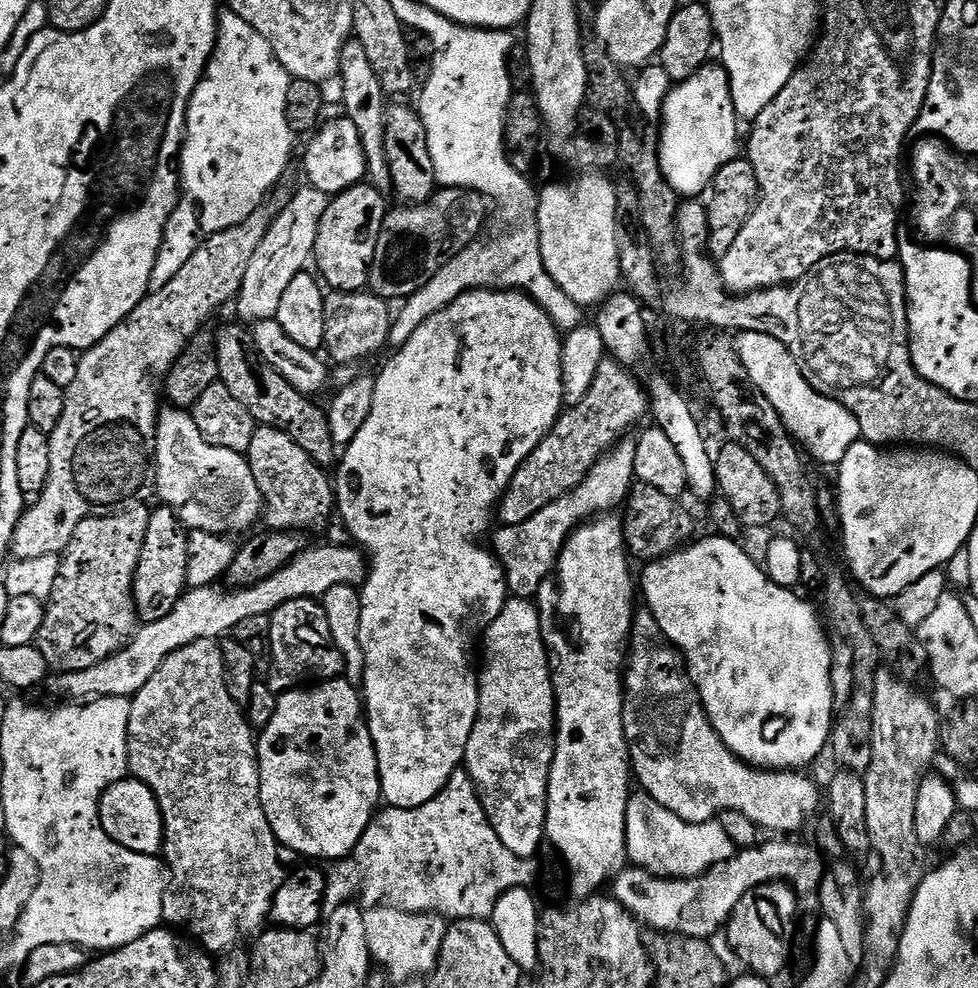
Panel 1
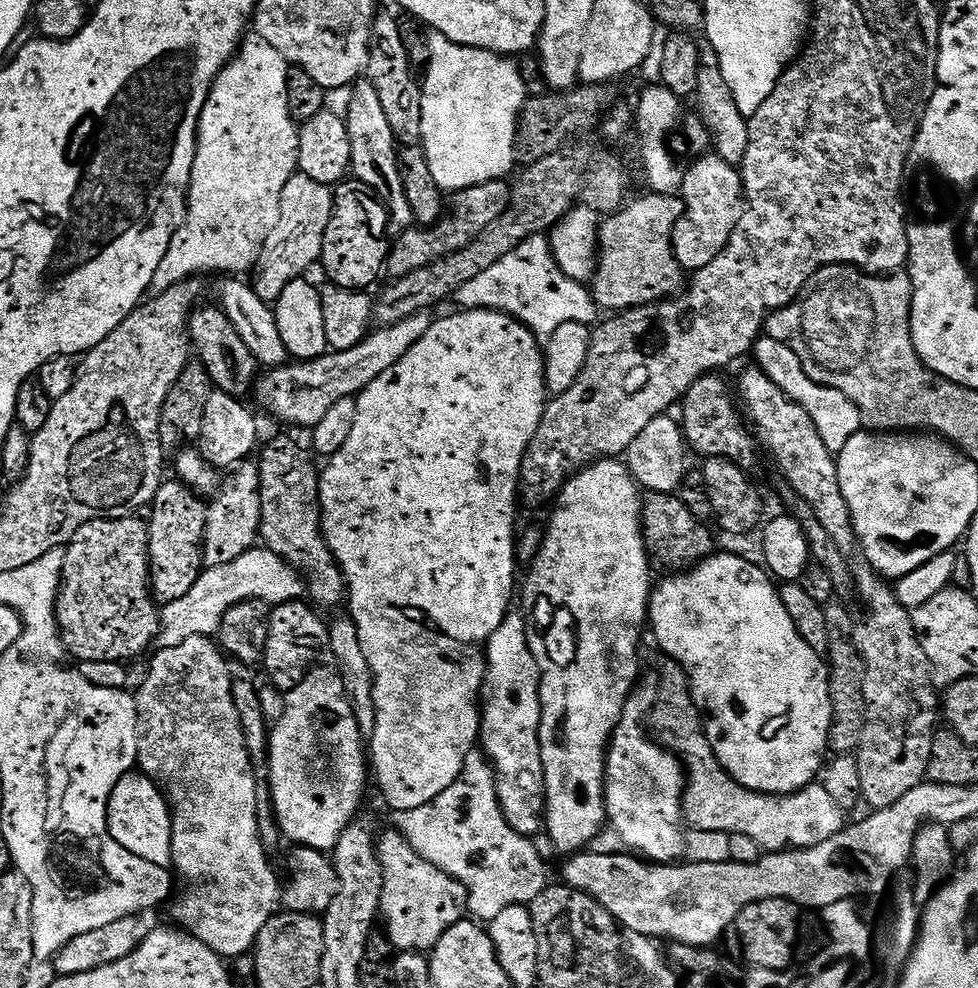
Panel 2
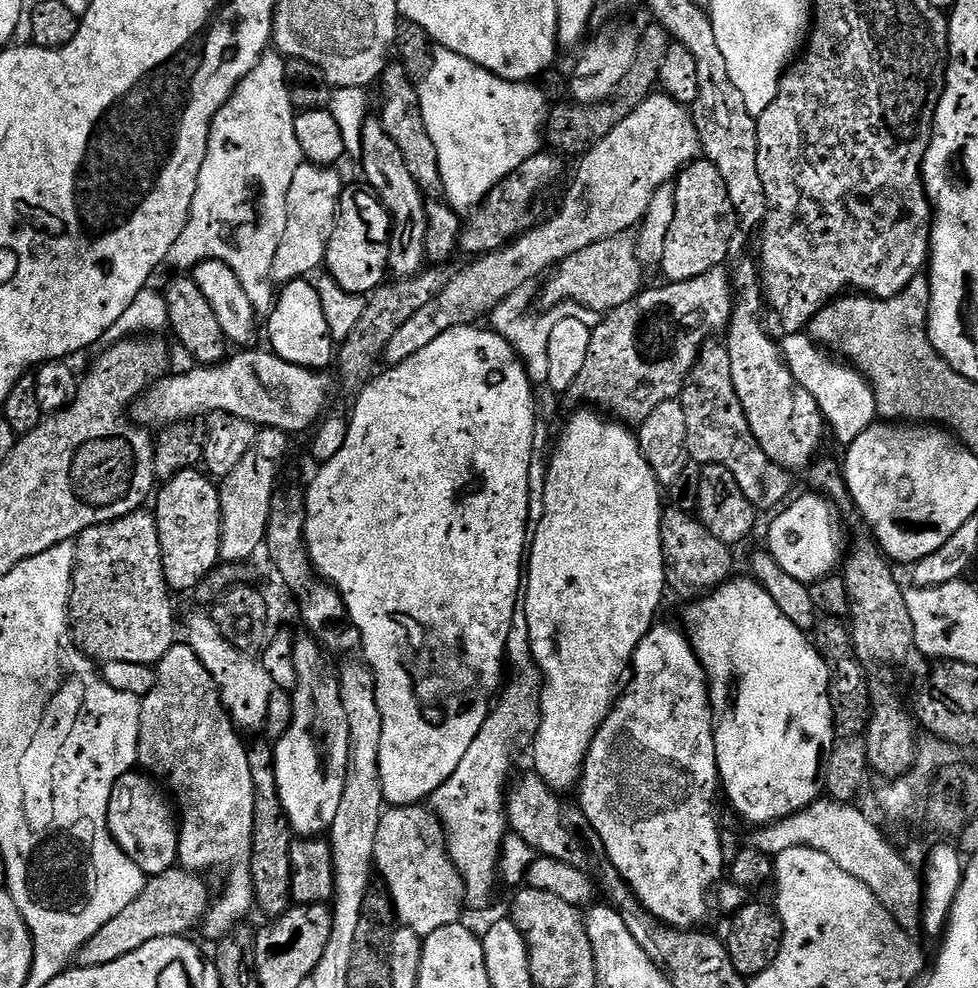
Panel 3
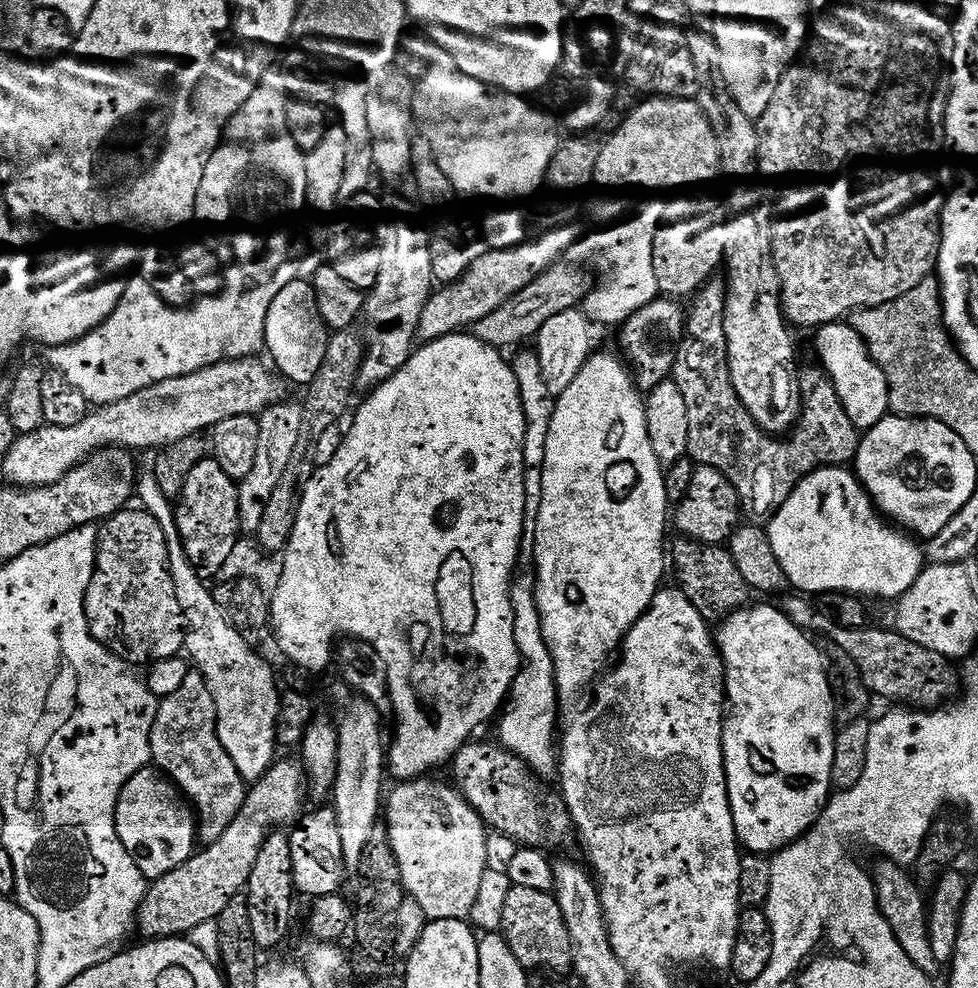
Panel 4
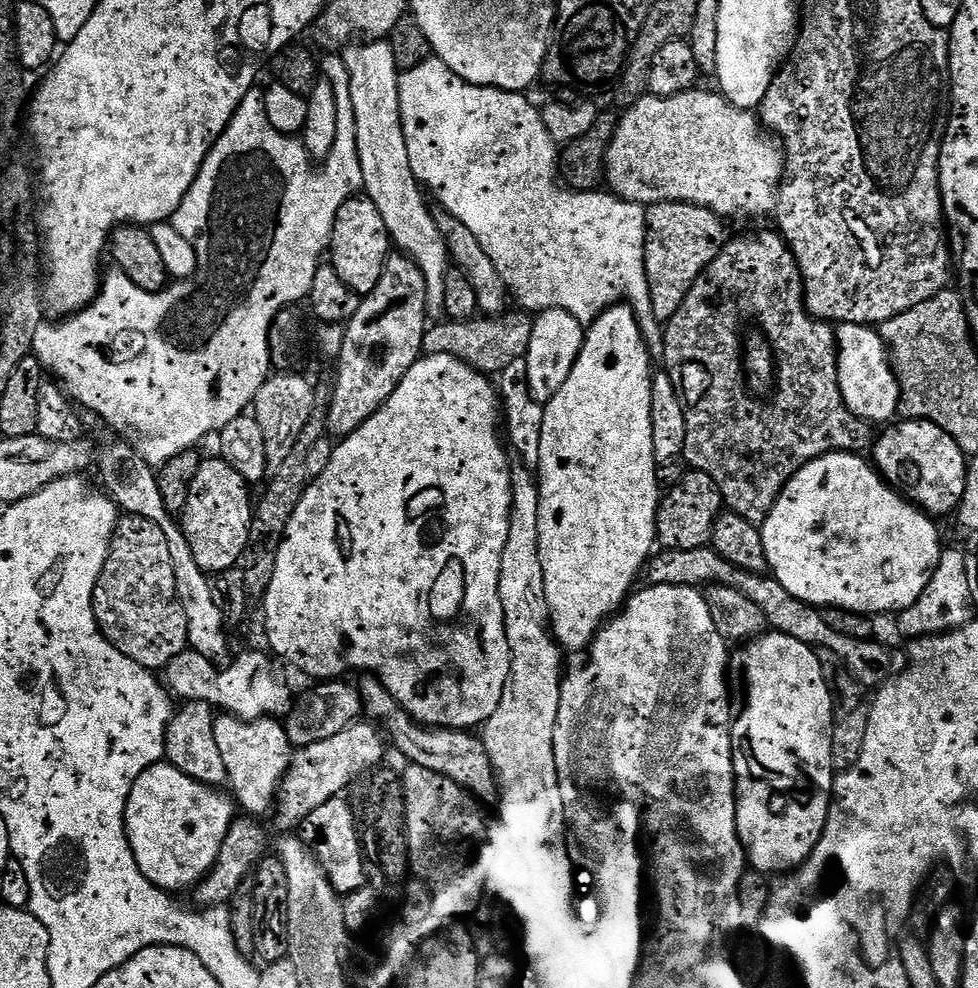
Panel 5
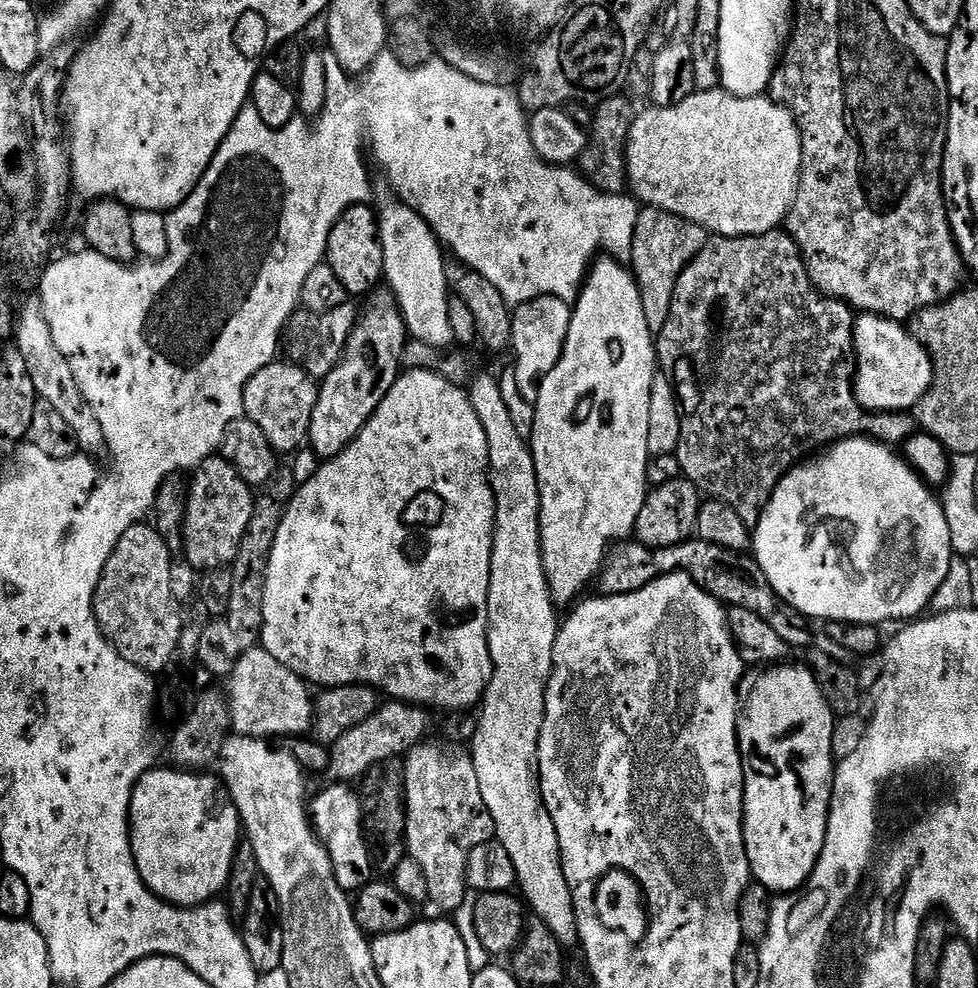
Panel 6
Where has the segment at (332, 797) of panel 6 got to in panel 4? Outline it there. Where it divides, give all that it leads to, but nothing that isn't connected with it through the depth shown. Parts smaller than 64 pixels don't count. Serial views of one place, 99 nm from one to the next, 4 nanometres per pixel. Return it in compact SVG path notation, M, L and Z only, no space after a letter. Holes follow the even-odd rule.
M325 806L320 810L305 813L298 825L289 833L291 838L291 861L294 864L294 880L299 895L320 899L335 895L342 884L346 869L343 863L342 838L339 837L335 809Z

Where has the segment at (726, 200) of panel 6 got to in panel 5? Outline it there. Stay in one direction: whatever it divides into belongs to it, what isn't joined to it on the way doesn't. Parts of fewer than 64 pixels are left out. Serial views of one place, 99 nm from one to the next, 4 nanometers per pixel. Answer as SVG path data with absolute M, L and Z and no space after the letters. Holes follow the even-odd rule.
M693 90L674 94L673 96L653 96L647 94L632 108L627 109L619 117L616 133L608 147L608 158L604 164L606 184L613 196L621 196L623 200L629 200L635 204L651 206L654 204L697 204L703 208L709 208L721 218L728 216L764 216L775 213L776 204L780 194L780 181L784 178L784 165L786 157L783 147L771 135L766 134L755 111L747 108L733 108L719 91L700 92Z

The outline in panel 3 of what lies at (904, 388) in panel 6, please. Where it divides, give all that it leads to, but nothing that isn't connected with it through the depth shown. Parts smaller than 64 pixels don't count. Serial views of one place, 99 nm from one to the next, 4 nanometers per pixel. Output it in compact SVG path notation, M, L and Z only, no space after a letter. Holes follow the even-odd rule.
M808 334L783 337L782 351L790 374L794 374L797 382L810 390L810 394L814 394L814 402L818 402L831 435L833 432L841 440L841 445L852 444L858 434L877 423L876 399L872 393L872 385L855 368L847 363L837 362Z

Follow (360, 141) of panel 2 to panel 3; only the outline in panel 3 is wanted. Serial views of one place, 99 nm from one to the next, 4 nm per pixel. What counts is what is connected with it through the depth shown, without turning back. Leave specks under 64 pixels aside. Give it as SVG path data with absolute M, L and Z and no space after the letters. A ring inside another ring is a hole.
M368 118L362 130L361 154L358 163L364 167L367 187L380 198L380 203L388 210L392 218L392 249L388 259L391 275L396 278L412 277L425 267L424 243L426 242L426 226L428 215L424 209L425 193L410 178L410 170L406 170L406 161L402 159L402 150L394 146L394 138L386 134L379 119Z

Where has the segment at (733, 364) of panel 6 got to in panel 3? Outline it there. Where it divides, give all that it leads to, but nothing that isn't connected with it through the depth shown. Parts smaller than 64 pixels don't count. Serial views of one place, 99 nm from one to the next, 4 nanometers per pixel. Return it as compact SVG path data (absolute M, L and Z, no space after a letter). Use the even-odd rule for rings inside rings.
M709 343L701 351L700 359L684 385L682 403L686 410L688 455L697 465L717 464L730 470L749 500L756 502L761 496L765 506L772 508L787 494L788 488L780 484L775 471L768 472L770 461L766 454L760 449L756 439L751 434L746 434L744 411L734 390L728 349L723 343L716 343ZM760 488L764 489L760 492Z

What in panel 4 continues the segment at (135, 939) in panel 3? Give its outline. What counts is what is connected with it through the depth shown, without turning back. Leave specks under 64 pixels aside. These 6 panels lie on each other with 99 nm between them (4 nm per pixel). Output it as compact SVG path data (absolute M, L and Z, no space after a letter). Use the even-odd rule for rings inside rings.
M277 759L268 769L268 773L249 787L243 810L237 814L234 822L230 822L222 838L218 838L203 850L197 851L189 860L182 862L178 870L172 870L170 874L166 874L149 887L138 913L138 932L140 928L141 934L144 935L141 937L148 940L187 937L192 934L188 932L194 931L195 928L215 922L222 914L222 910L226 910L226 906L230 906L230 902L234 902L234 898L238 898L247 889L250 882L250 870L254 870L254 862L257 861L258 852L262 850L266 838L271 836L274 830L288 826L284 824L295 825L305 811L306 772L297 761L296 764L292 760Z

